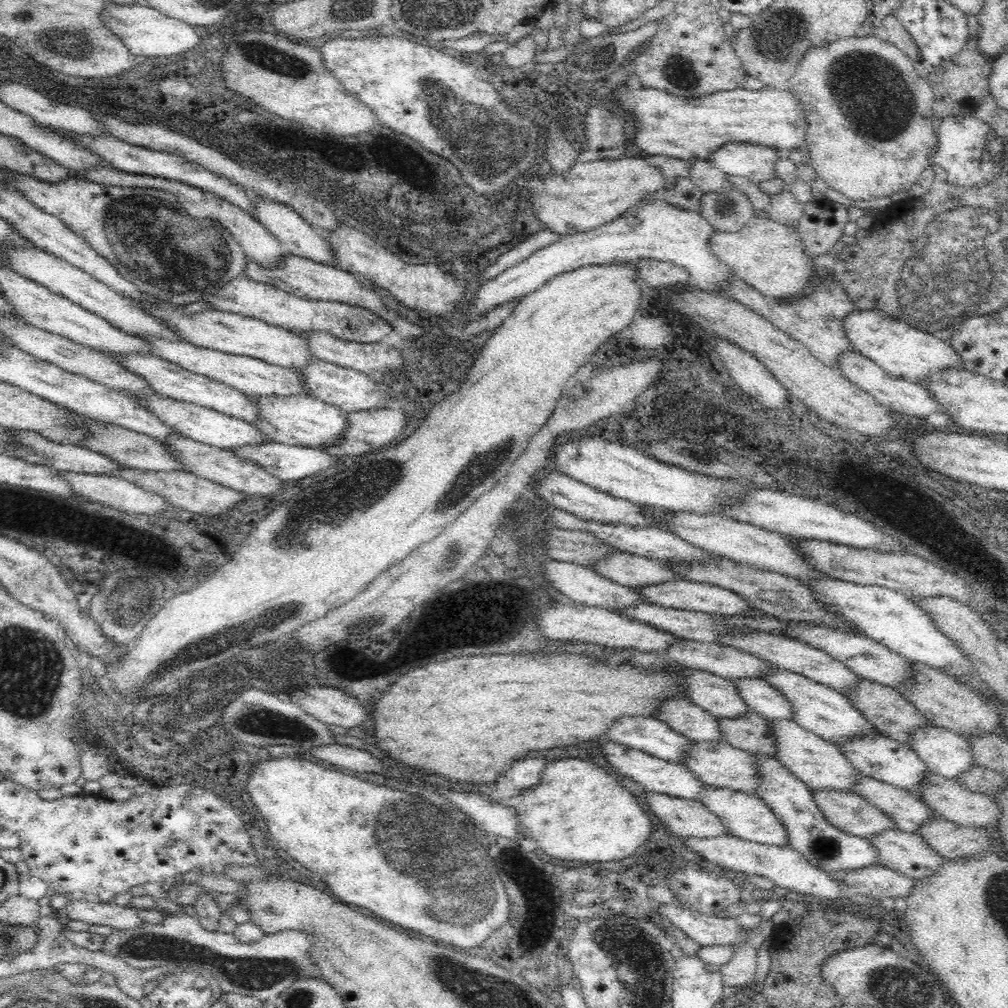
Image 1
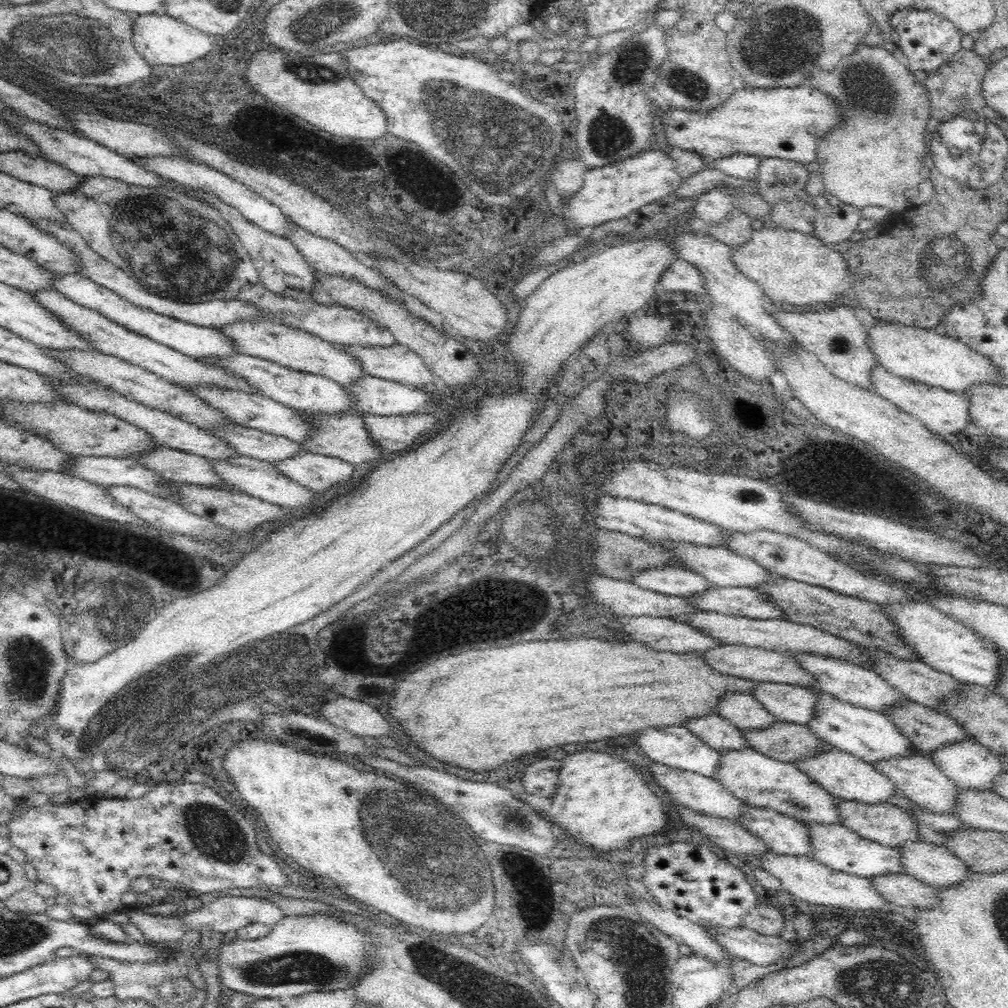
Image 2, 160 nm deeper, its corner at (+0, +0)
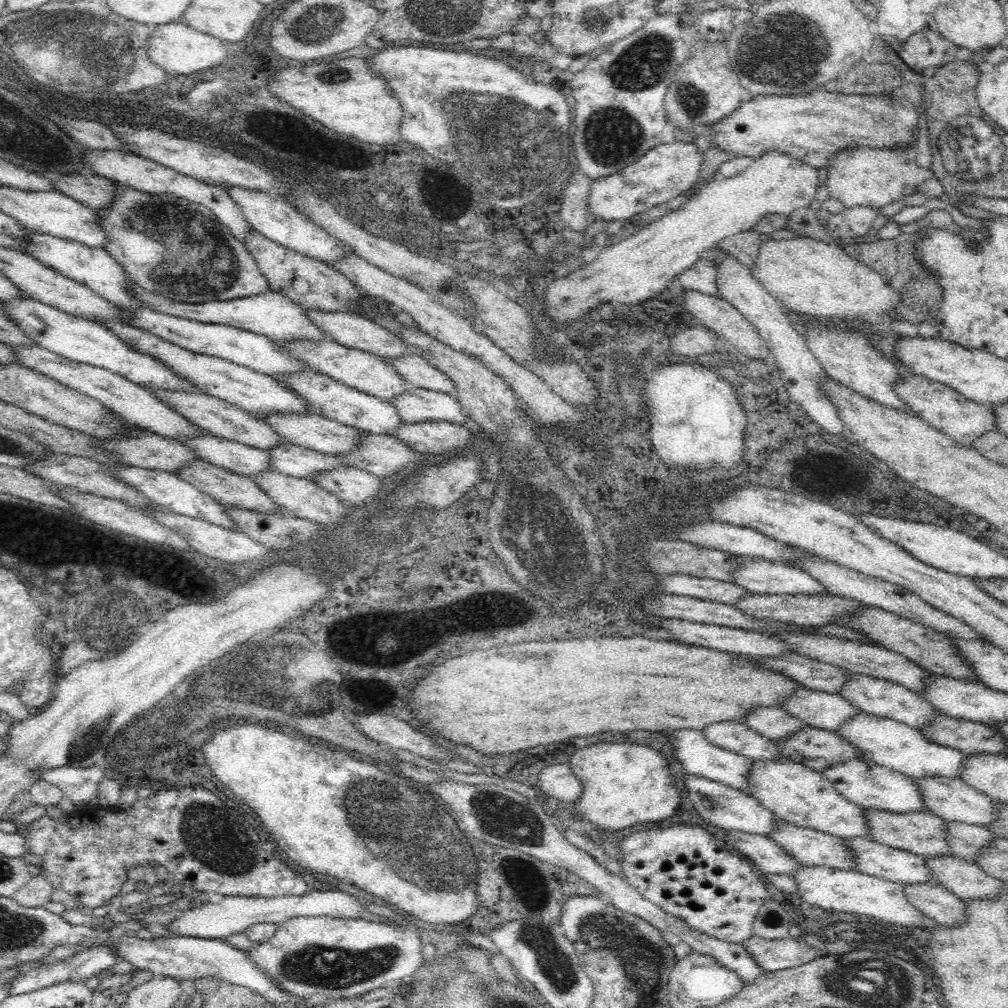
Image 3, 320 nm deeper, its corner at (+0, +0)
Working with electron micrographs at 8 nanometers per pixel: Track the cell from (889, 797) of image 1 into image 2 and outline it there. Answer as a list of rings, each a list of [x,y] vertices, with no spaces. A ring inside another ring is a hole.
[[[899,791],[890,800],[890,803],[914,813],[915,820],[917,820],[919,826],[920,838],[923,838],[926,842],[945,845],[945,836],[948,833],[968,828],[956,815],[928,812],[904,797]]]

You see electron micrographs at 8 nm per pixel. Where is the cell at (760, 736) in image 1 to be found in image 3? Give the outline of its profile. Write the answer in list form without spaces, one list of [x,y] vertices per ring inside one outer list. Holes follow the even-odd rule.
[[[814,727],[804,728],[790,738],[778,741],[776,746],[794,763],[821,773],[840,762],[864,760],[860,750],[838,732]]]

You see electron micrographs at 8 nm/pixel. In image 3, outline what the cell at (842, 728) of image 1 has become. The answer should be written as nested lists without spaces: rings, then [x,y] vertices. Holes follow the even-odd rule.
[[[860,713],[852,717],[850,722],[846,722],[836,732],[860,750],[864,760],[890,768],[914,780],[936,778],[936,776],[962,779],[964,760],[968,756],[960,750],[928,741],[919,730],[912,729],[910,726],[896,722],[891,718],[880,718],[876,715]]]

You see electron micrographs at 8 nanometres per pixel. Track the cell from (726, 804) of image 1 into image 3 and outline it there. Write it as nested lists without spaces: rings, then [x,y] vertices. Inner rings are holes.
[[[784,820],[769,837],[802,865],[860,872],[855,870],[855,852],[840,837],[796,826]]]

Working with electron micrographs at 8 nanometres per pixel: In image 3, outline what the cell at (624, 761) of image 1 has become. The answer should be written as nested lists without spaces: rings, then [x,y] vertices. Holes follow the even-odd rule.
[[[690,774],[684,777],[683,781],[686,786],[684,792],[688,800],[694,804],[694,808],[698,810],[698,814],[710,824],[724,828],[726,831],[736,830],[769,837],[769,834],[775,831],[782,822],[782,819],[776,817],[772,811],[760,805],[756,798],[740,790],[729,788],[721,782]]]

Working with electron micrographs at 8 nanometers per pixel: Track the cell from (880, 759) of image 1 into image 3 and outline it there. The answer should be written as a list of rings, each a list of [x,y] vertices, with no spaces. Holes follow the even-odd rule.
[[[920,778],[916,779],[916,784],[922,793],[924,805],[931,814],[943,818],[946,821],[956,821],[969,825],[985,826],[993,823],[1000,814],[1000,802],[980,793],[980,790],[972,788],[962,779],[943,778]]]

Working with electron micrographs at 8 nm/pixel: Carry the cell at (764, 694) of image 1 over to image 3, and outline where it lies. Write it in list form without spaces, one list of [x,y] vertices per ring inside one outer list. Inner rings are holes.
[[[804,687],[796,689],[781,707],[809,727],[837,731],[852,717],[864,713],[840,694]]]

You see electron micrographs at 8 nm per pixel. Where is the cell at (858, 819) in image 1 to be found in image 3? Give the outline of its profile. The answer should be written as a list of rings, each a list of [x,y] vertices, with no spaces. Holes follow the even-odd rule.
[[[866,809],[867,825],[871,838],[880,844],[896,847],[921,857],[950,855],[947,839],[947,821],[926,812],[908,812],[908,814],[892,814],[880,810]]]

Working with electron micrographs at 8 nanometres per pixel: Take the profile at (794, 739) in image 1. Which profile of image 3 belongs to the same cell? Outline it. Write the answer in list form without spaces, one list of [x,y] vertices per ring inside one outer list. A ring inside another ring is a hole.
[[[858,759],[848,760],[848,762],[840,762],[840,764],[824,770],[822,774],[830,782],[833,782],[842,797],[865,810],[880,810],[892,814],[928,811],[914,779],[874,762]]]

